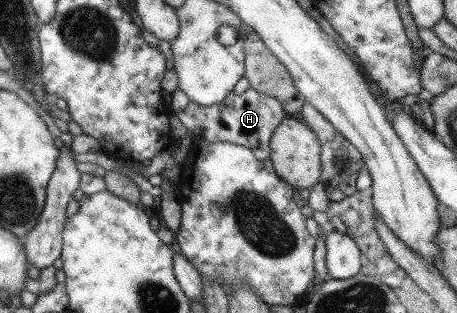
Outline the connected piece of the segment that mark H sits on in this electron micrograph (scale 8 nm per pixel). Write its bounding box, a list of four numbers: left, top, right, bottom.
[178,88,289,161]

